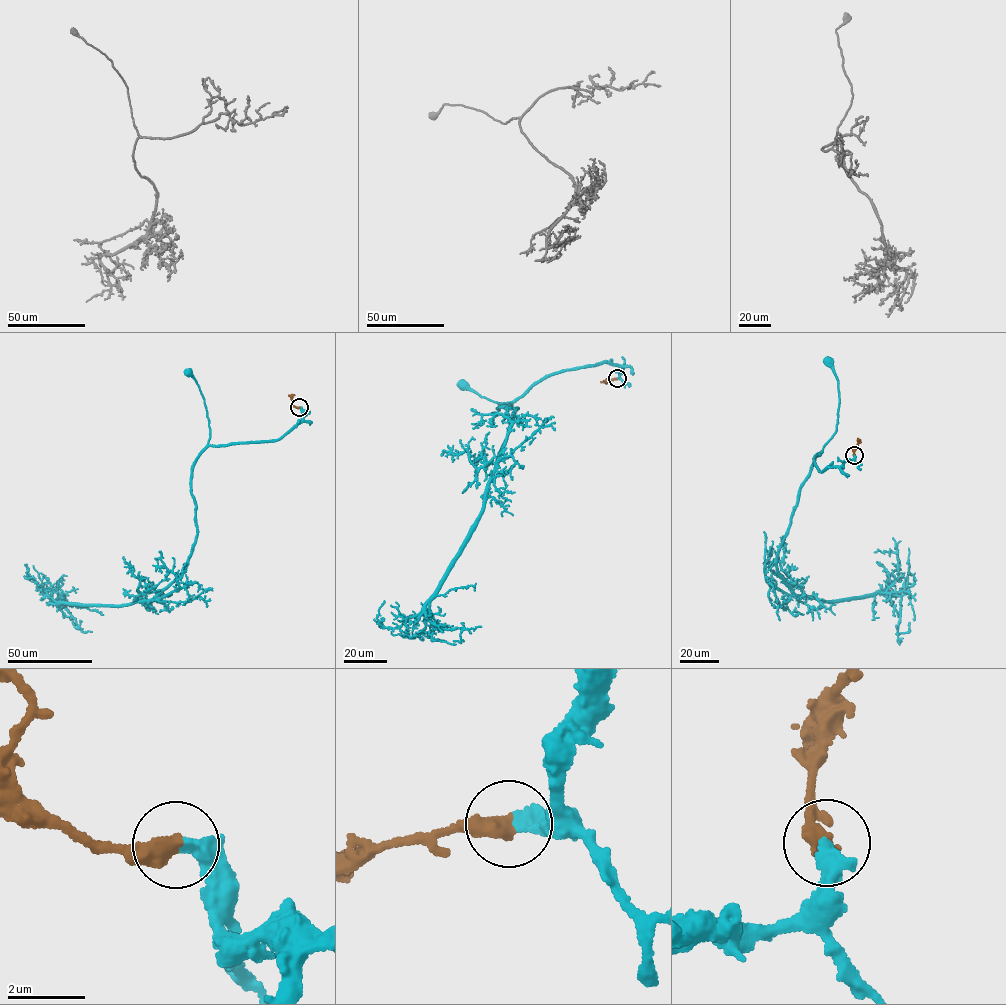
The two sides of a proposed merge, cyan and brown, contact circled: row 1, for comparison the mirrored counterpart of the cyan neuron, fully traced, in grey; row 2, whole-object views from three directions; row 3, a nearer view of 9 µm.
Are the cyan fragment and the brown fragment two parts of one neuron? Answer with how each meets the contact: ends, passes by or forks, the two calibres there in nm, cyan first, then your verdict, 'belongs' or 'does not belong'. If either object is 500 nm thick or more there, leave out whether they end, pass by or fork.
cyan passes by; brown ends there; 240 nm thick on the cyan side, 440 nm on the other; belongs

